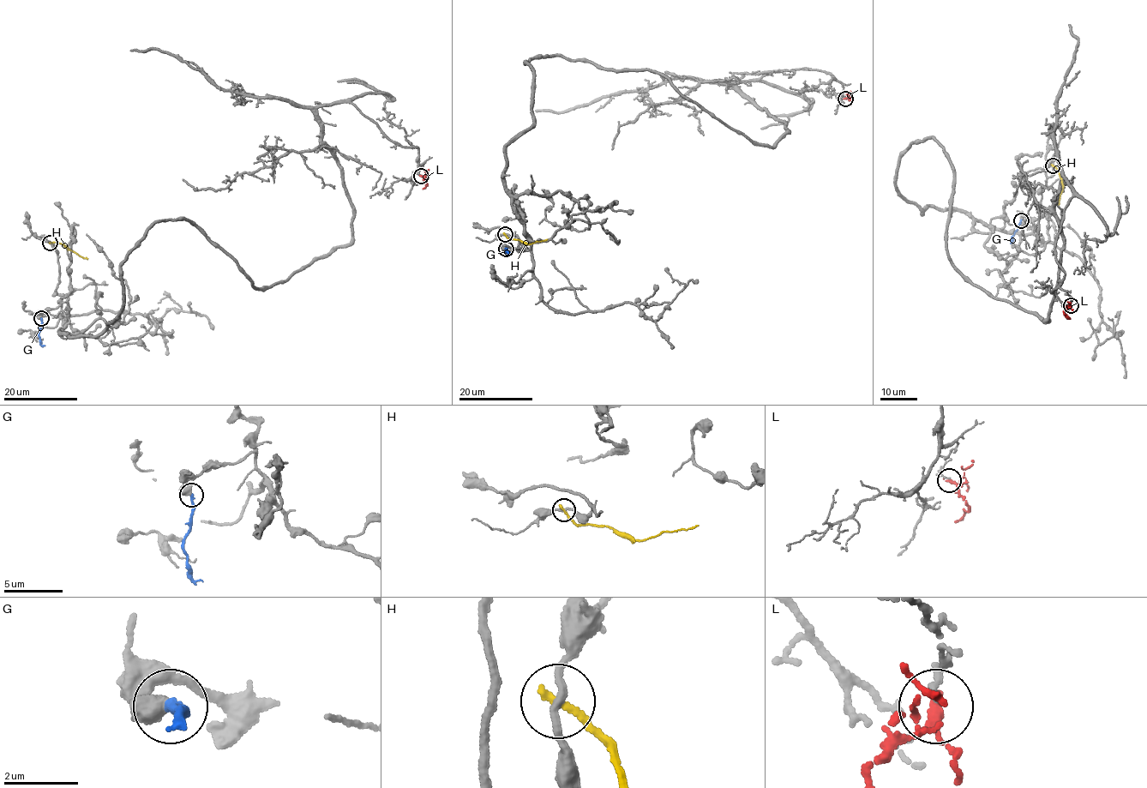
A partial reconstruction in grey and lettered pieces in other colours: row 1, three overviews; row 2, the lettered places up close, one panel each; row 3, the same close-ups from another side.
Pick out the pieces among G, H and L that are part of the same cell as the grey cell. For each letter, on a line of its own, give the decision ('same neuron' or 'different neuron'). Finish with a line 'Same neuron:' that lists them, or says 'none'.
G: different neuron
H: different neuron
L: different neuron
Same neuron: none

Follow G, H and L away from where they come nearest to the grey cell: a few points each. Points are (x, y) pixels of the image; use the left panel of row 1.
G: (41, 318), (39, 339), (45, 345)
H: (50, 243), (61, 243), (87, 259)
L: (421, 175), (427, 183), (423, 188)

